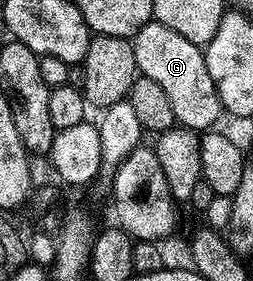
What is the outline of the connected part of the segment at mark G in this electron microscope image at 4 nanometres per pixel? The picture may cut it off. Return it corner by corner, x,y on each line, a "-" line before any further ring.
150,20
143,28
139,28
131,41
138,75
147,80
155,80
155,84
163,88
177,122
184,129
194,132
212,131
223,111
219,92
211,80
211,72
207,72
204,49
191,44
191,40
179,36
179,32
156,20

